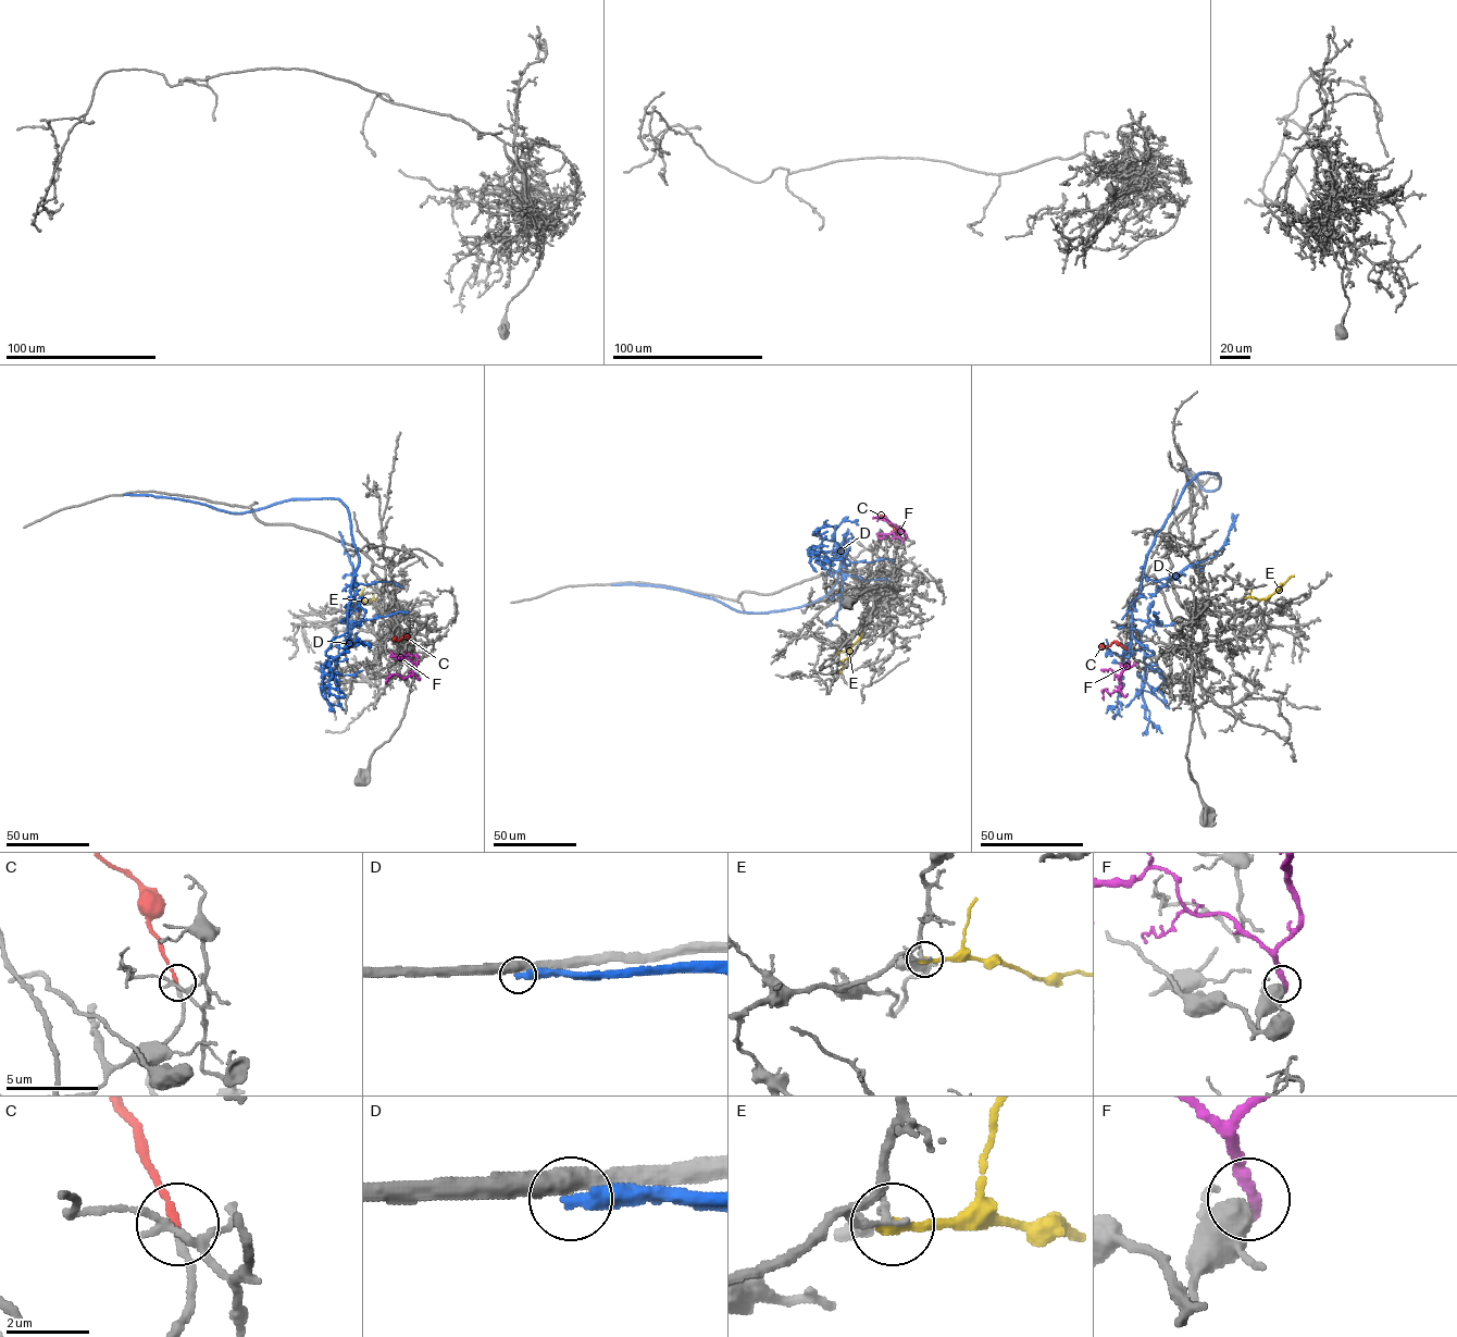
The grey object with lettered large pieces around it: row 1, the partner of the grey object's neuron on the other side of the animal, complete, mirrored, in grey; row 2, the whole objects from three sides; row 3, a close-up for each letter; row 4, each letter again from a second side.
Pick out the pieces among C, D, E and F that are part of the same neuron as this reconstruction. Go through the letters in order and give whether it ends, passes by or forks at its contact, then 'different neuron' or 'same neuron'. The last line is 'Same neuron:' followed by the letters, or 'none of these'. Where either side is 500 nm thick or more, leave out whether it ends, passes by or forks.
C: it ends | same neuron
D: it ends | different neuron
E: it ends | different neuron
F: it ends | different neuron
Same neuron: C

